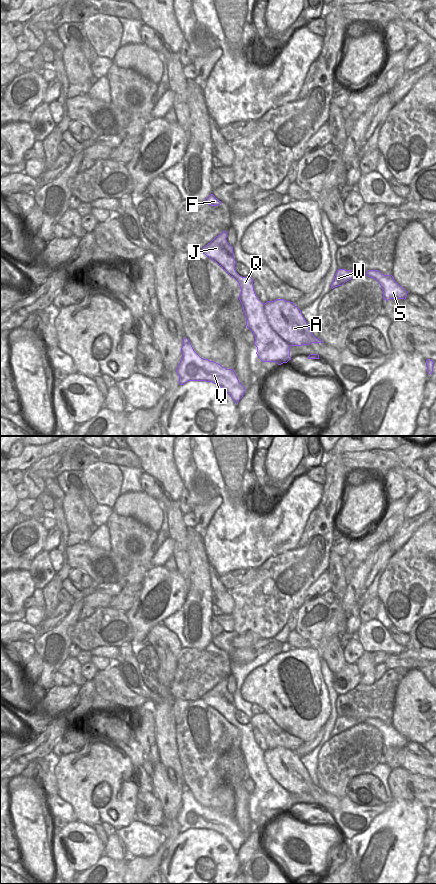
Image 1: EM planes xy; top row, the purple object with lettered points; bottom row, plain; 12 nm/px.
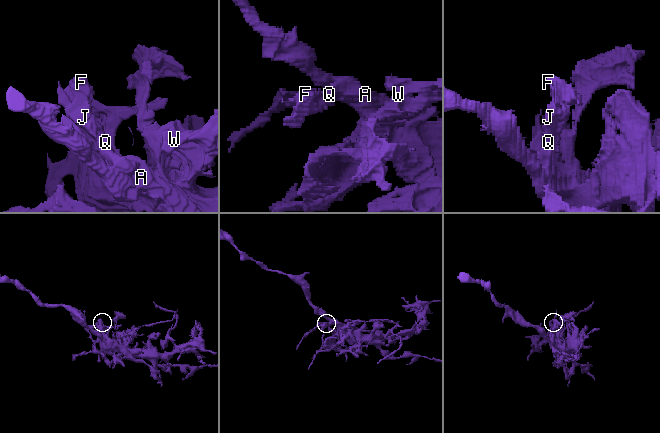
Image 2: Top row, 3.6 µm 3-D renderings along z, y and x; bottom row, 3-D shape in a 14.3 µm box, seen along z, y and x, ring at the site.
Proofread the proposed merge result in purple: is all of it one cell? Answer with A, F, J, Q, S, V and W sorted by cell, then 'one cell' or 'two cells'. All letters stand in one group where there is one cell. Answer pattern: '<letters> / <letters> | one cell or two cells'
A / F J Q S V W | two cells

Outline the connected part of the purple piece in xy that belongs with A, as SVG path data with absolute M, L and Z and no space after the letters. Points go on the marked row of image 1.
M284 299L267 301L263 309L266 317L259 323L265 325L268 330L274 330L284 341L277 342L274 346L260 347L255 336L256 354L262 362L281 365L291 360L291 346L323 343L312 334L301 310L293 302Z

